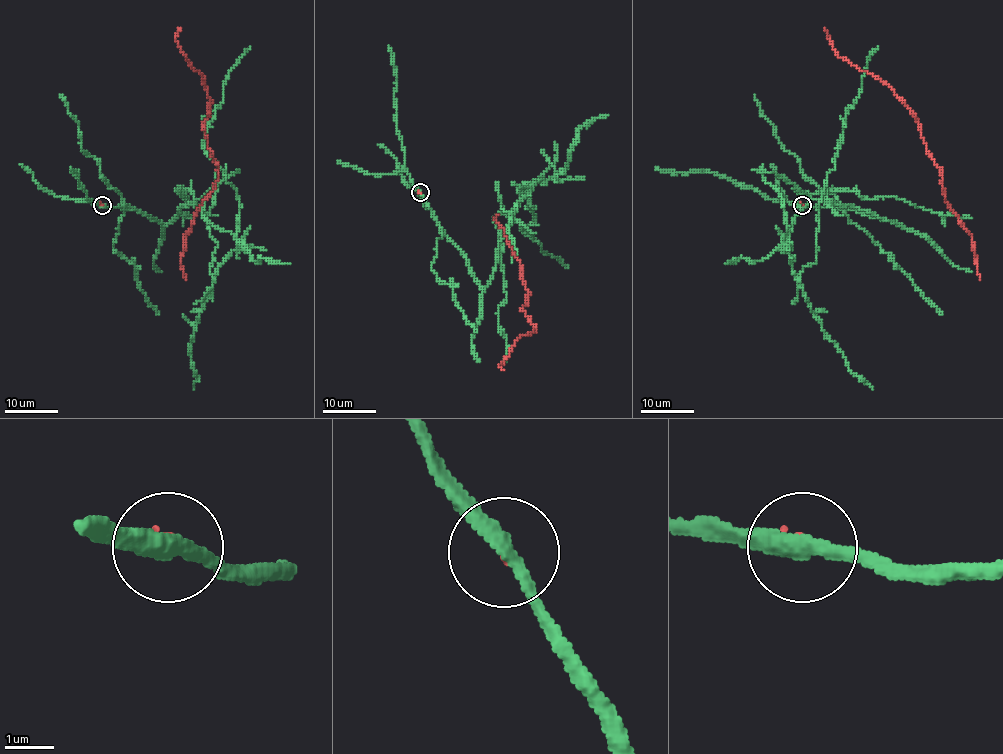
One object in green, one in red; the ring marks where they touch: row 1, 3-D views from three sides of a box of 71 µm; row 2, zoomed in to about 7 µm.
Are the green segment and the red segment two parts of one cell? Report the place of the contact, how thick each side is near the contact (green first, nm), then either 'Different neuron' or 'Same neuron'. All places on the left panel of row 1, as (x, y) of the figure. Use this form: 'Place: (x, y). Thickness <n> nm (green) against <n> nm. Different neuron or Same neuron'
Place: (102, 205). Thickness 320 nm (green) against 70 nm. Different neuron

